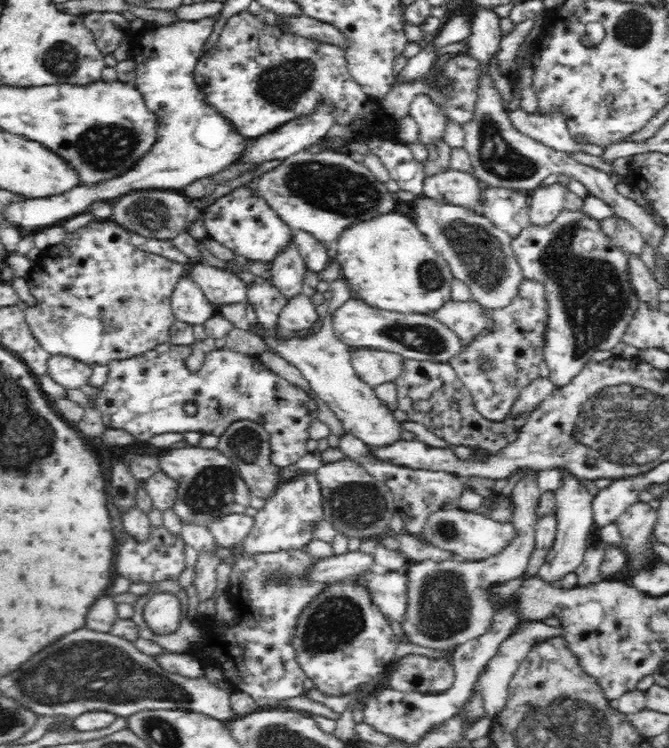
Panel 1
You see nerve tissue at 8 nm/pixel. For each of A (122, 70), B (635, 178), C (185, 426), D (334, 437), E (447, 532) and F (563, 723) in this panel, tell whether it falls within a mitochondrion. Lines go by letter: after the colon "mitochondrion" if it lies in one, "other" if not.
A: other
B: other
C: other
D: other
E: mitochondrion
F: mitochondrion

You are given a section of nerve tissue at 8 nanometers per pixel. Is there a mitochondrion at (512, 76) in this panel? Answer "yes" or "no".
no

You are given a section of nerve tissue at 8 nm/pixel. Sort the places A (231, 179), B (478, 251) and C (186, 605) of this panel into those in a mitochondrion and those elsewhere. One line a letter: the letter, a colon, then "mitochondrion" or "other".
A: other
B: mitochondrion
C: other

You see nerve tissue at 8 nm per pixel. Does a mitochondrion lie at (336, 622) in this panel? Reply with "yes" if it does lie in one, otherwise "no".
yes

